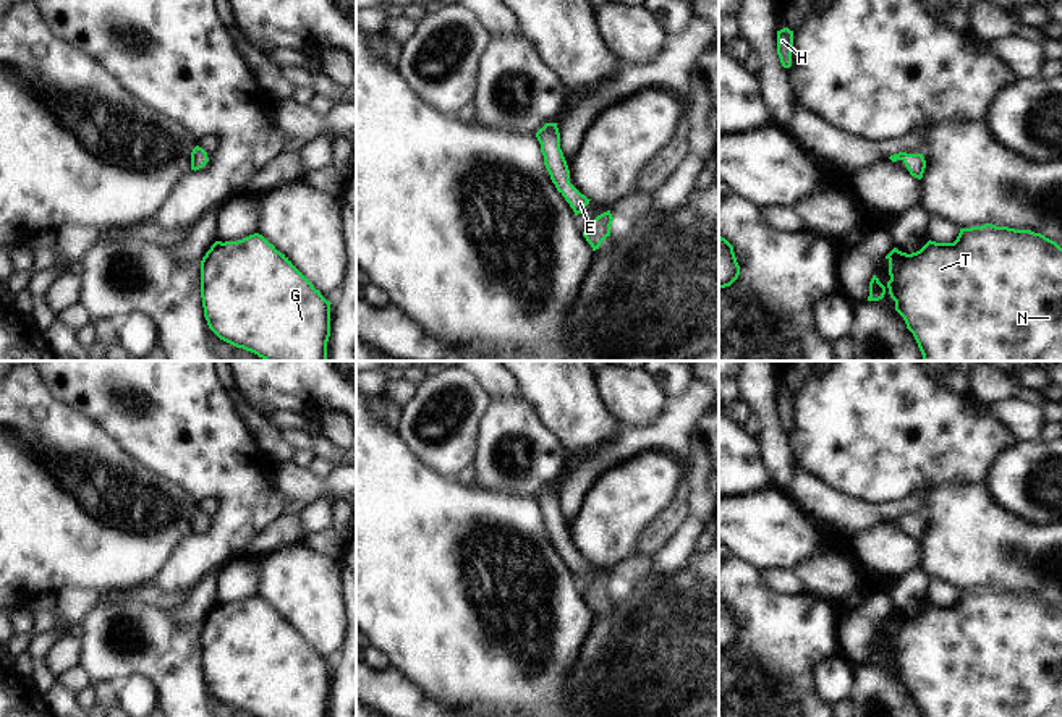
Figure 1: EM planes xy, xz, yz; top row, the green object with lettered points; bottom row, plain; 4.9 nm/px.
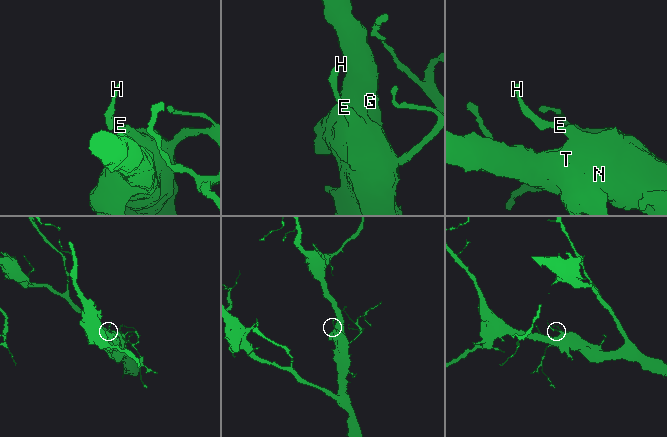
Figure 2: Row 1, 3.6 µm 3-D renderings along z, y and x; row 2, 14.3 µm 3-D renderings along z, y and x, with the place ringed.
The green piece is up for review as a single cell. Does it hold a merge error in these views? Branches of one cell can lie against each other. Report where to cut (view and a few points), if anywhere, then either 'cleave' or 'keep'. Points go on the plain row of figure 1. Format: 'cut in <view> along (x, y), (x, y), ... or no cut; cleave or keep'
no cut; keep

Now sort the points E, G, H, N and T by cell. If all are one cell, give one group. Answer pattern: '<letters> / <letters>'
E G H N T

